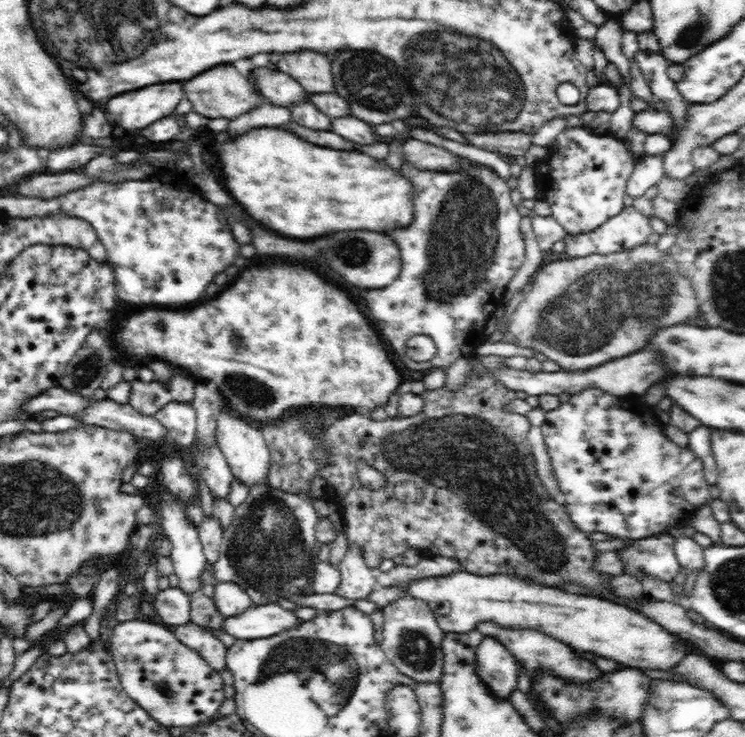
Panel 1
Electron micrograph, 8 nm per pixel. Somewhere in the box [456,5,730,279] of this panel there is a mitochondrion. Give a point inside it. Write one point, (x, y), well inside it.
(690, 35)

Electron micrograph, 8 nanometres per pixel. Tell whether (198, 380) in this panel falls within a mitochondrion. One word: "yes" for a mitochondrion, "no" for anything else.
no

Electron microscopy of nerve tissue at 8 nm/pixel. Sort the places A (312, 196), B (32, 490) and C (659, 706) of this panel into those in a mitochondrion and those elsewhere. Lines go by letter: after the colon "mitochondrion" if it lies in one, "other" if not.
A: other
B: mitochondrion
C: mitochondrion

